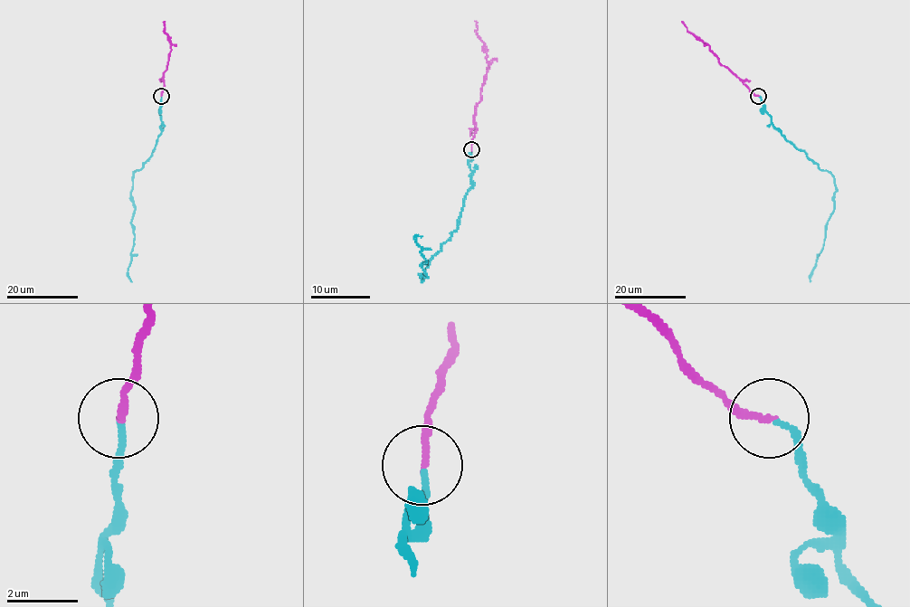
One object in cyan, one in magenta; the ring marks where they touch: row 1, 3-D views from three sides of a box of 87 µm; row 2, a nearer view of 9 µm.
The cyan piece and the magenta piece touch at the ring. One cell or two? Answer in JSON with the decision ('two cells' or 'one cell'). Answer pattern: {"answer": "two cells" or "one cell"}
{"answer": "one cell"}

